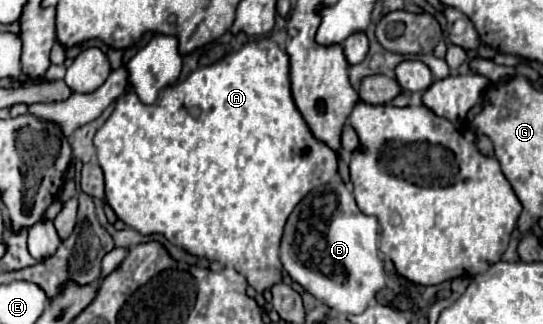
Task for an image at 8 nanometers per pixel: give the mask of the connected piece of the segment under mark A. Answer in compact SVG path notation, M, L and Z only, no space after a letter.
M268 38L252 40L246 46L242 46L238 52L232 52L226 58L222 58L220 62L194 70L184 82L168 86L160 94L160 98L154 104L150 104L150 106L142 104L134 92L128 92L128 94L120 96L118 102L116 102L114 112L110 114L110 118L104 122L104 126L94 136L98 164L104 170L106 200L108 200L110 208L116 212L116 216L124 224L128 224L130 228L138 230L144 236L162 234L174 246L178 246L178 248L182 248L182 250L186 250L186 252L190 252L194 256L216 260L216 262L222 262L224 266L236 268L258 294L262 294L262 290L270 290L274 284L284 280L284 270L282 270L282 262L280 262L278 250L280 250L282 230L284 230L284 224L286 224L288 216L292 214L296 204L314 186L326 184L338 172L338 154L330 146L326 146L324 142L318 142L318 138L314 138L314 134L310 132L308 124L304 122L302 114L298 112L298 108L296 108L296 104L292 100L288 66L290 66L288 54L282 52L276 42L272 42Z

